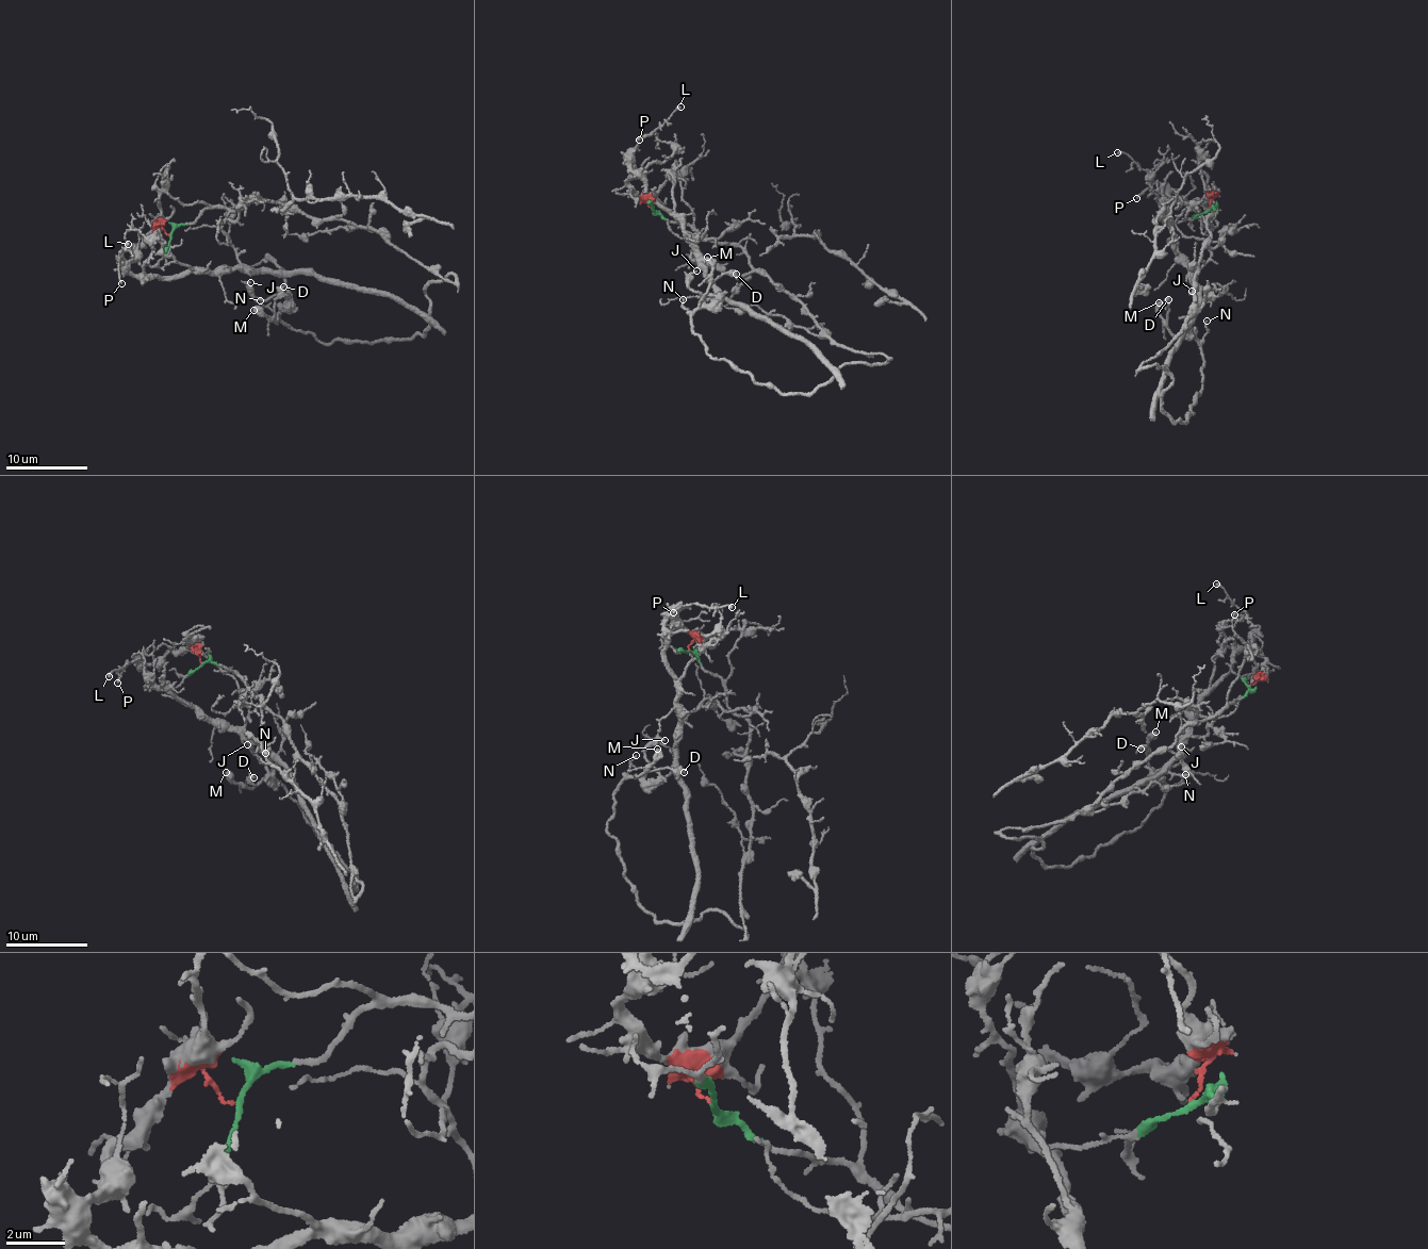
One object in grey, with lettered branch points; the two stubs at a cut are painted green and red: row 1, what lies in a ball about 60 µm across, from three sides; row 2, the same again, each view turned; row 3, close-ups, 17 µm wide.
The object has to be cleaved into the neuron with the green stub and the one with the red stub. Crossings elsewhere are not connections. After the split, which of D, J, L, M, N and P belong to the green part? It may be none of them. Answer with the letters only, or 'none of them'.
D, J, M, N

